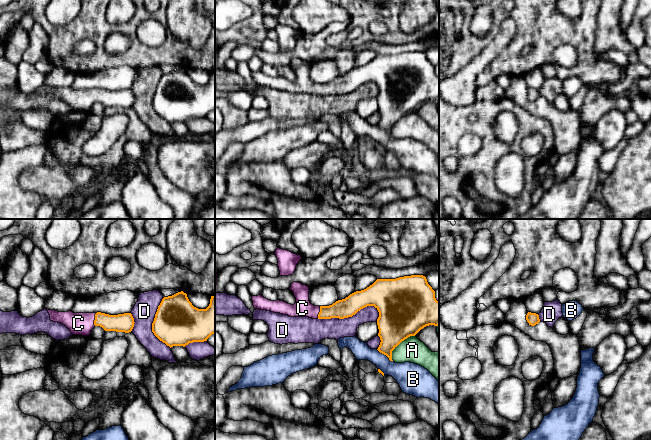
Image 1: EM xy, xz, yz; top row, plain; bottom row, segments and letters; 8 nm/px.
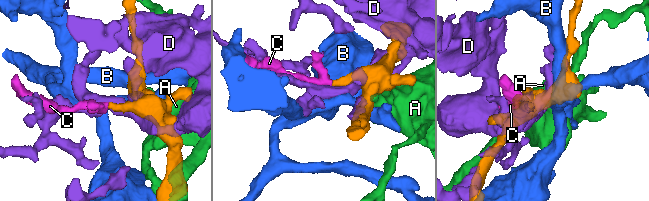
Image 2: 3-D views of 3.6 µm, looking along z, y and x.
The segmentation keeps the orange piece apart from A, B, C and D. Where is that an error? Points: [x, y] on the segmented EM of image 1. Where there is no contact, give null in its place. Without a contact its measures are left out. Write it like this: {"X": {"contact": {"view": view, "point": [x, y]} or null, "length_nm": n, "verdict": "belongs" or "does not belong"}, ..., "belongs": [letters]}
{"A": {"contact": {"view": "xz", "point": [398, 344]}, "length_nm": 280, "verdict": "does not belong"}, "B": {"contact": {"view": "xz", "point": [384, 354]}, "length_nm": 170, "verdict": "does not belong"}, "C": {"contact": {"view": "xy", "point": [95, 319]}, "length_nm": 110, "verdict": "belongs"}, "D": {"contact": {"view": "xz", "point": [348, 316]}, "length_nm": 500, "verdict": "does not belong"}, "belongs": ["C"]}

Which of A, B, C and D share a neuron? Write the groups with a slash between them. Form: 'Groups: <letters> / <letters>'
Groups: A / B / C / D

